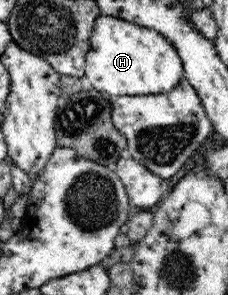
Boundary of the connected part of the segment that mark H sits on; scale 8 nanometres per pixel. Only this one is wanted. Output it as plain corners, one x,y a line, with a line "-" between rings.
114,17
96,19
85,62
85,77
94,91
110,96
145,96
172,93
184,79
177,50
152,29
133,25

